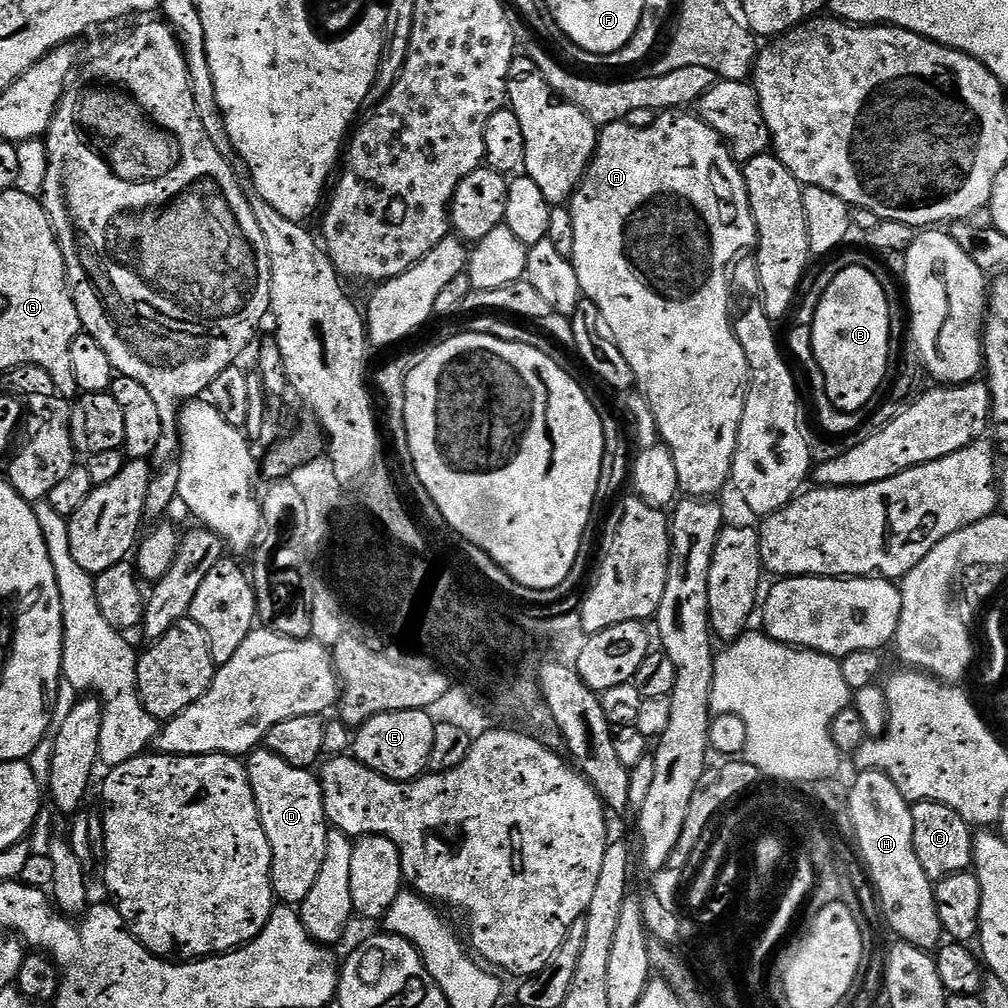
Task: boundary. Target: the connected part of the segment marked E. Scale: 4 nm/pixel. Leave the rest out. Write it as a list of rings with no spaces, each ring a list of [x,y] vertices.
[[[387,712],[371,716],[354,732],[354,756],[370,770],[388,780],[414,780],[428,767],[430,745],[437,721],[423,712]]]

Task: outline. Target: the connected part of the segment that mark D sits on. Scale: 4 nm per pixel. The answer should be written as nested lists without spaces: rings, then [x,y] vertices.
[[[267,750],[253,751],[247,757],[246,767],[262,830],[272,851],[272,890],[275,899],[284,906],[299,906],[306,894],[310,894],[310,886],[314,886],[318,870],[322,870],[326,838],[330,831],[328,817],[324,815],[320,781],[309,769],[290,766],[290,762]]]

